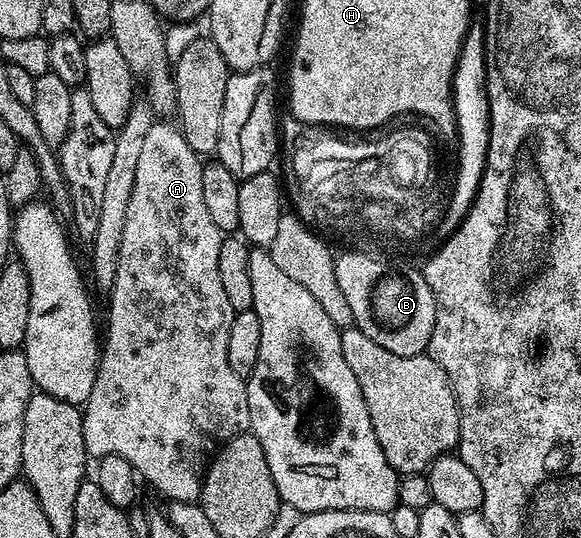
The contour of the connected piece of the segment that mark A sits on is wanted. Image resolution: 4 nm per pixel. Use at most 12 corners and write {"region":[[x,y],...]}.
{"region":[[149,130],[88,457],[168,501],[251,427],[204,161]]}

